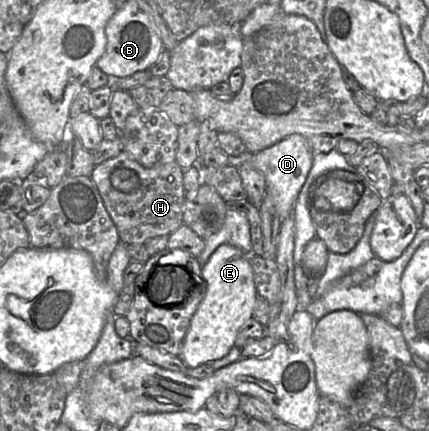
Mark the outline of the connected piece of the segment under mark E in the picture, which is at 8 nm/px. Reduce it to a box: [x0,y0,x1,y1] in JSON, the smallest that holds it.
[180,244,257,368]

